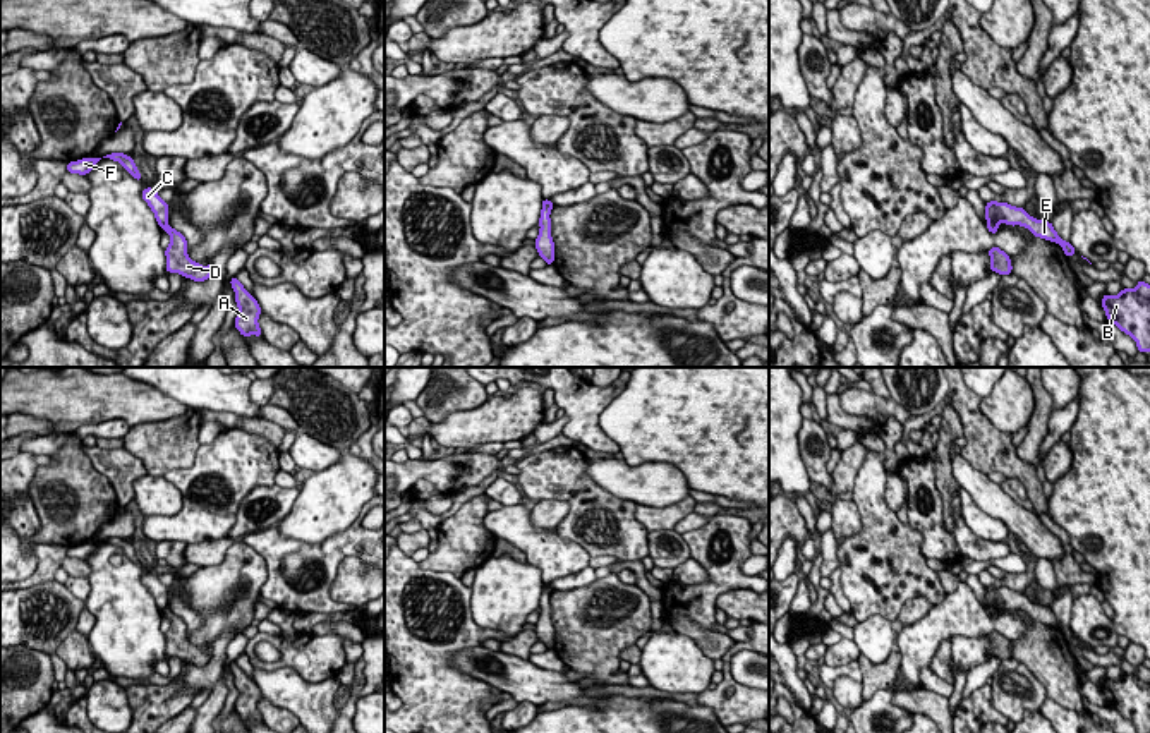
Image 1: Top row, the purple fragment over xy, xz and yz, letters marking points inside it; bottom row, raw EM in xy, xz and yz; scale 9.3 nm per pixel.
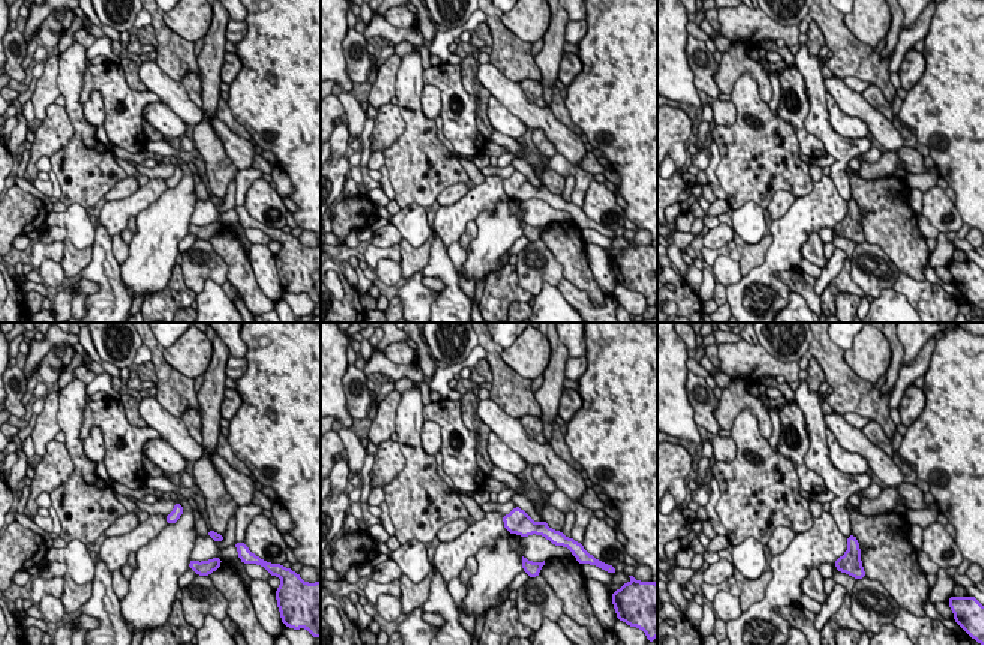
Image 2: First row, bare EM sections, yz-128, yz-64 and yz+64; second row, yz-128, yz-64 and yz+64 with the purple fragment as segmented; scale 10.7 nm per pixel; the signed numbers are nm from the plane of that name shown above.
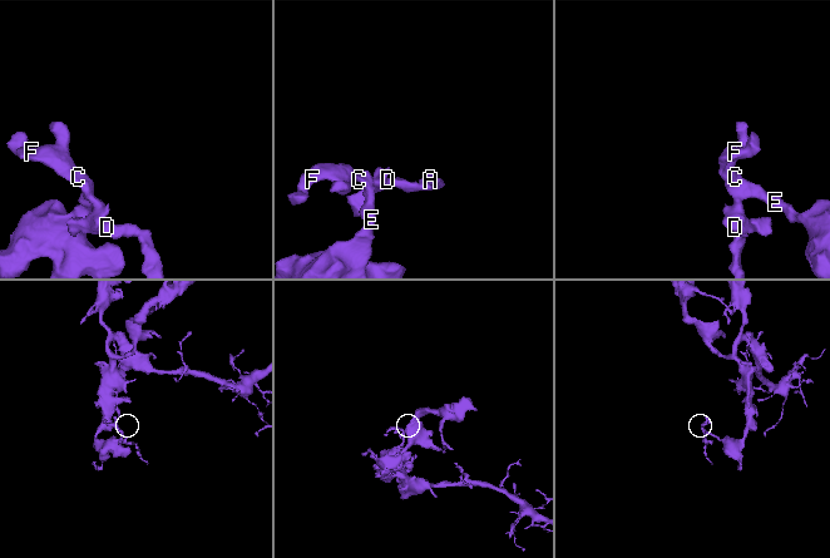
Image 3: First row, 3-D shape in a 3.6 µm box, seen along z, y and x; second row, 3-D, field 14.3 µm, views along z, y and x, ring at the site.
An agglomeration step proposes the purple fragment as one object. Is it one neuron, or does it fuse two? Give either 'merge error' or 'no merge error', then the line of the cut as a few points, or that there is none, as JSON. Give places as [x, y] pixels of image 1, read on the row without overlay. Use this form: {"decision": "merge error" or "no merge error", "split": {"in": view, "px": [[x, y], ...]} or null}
{"decision": "merge error", "split": {"in": "xy", "px": [[165, 606], [162, 611]]}}

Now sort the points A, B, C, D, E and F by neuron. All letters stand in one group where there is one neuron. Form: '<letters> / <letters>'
A D / B C E F

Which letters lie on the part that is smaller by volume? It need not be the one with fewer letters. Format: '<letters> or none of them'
A, D

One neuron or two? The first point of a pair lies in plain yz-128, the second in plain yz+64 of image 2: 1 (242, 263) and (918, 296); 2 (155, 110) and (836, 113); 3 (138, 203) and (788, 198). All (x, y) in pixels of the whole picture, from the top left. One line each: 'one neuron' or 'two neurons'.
1: two neurons
2: one neuron
3: two neurons

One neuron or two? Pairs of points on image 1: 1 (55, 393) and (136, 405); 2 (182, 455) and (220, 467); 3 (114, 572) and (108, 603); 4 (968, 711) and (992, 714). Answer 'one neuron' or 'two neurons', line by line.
1: one neuron
2: two neurons
3: one neuron
4: one neuron

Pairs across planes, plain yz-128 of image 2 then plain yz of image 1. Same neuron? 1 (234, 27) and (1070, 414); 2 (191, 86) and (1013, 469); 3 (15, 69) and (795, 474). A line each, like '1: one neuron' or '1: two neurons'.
1: one neuron
2: two neurons
3: two neurons

